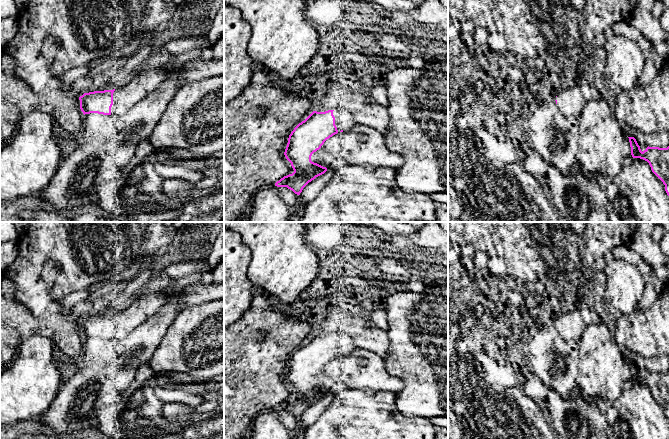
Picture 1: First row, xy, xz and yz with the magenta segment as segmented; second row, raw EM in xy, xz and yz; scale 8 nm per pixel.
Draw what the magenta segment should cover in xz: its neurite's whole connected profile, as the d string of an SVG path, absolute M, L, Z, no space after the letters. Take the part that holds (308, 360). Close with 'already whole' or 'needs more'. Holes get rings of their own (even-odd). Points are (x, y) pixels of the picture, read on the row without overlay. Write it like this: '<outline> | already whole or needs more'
M343 332L325 336L313 335L291 356L284 376L294 394L275 407L277 411L287 411L300 419L303 412L316 401L327 395L311 385L311 380L324 366L337 358L357 349L352 339Z | needs more

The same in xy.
M165 291L139 296L126 309L113 314L84 317L79 321L83 338L122 339L149 320L175 294Z | needs more

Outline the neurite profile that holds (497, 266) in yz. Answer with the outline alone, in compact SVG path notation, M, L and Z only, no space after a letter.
M490 257L487 262L487 268L490 270L493 279L496 281L508 277L508 267L506 262L500 257Z

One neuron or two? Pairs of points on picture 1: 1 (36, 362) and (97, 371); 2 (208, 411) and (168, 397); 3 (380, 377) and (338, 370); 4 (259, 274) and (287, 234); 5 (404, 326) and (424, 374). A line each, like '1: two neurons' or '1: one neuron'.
1: two neurons
2: one neuron
3: one neuron
4: one neuron
5: one neuron

